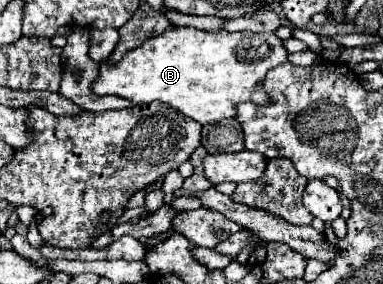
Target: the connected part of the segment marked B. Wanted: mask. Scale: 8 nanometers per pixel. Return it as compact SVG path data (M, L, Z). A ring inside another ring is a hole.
M170 27L162 35L146 39L138 49L128 51L118 63L110 65L108 61L100 63L100 73L92 83L96 95L118 95L136 105L162 101L180 111L182 115L198 121L200 125L218 123L220 119L236 117L236 105L244 101L268 103L268 95L258 85L268 69L286 61L286 49L274 33L228 33L228 31L198 31L194 27Z

